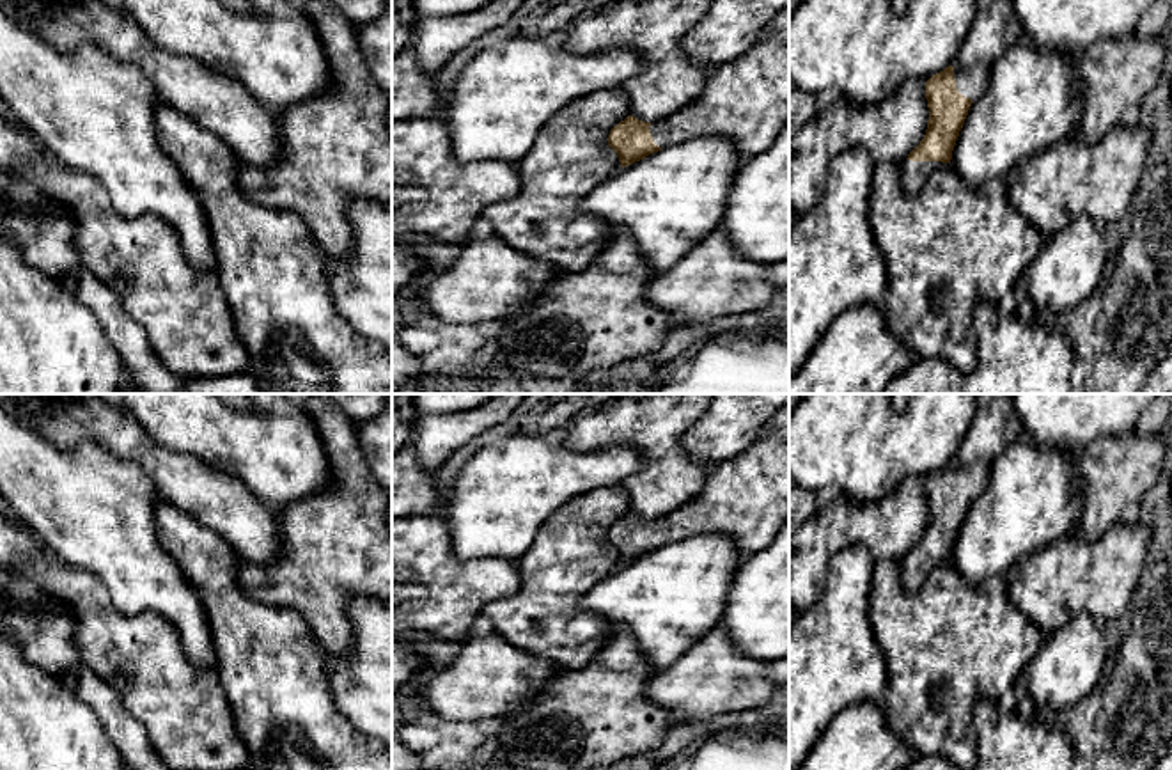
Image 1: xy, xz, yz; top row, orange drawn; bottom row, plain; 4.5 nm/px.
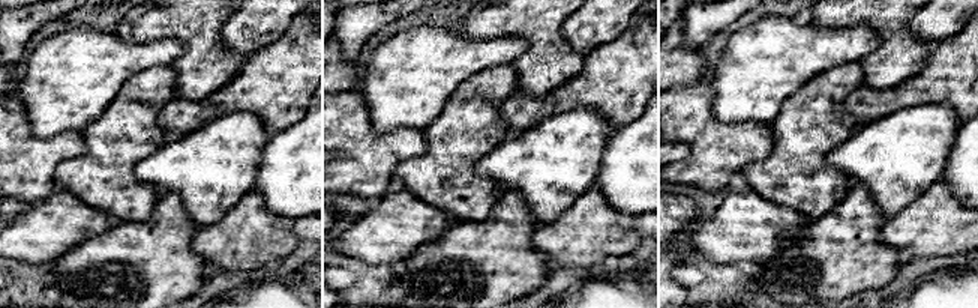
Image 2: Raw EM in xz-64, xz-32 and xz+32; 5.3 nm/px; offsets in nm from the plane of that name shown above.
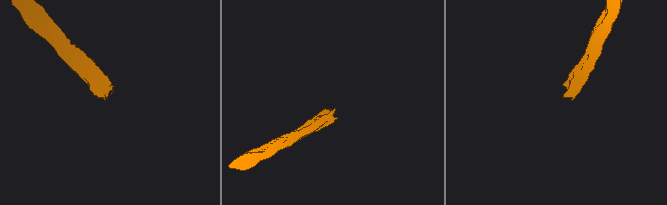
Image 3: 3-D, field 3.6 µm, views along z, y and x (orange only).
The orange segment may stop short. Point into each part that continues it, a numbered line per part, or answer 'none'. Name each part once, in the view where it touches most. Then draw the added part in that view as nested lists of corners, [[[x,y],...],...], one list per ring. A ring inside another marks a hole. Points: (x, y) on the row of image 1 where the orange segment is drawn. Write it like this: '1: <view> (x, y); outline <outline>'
1: yz (995, 27); outline [[[975,0],[970,32],[952,64],[959,94],[977,101],[989,87],[996,60],[1023,39],[1014,0]]]

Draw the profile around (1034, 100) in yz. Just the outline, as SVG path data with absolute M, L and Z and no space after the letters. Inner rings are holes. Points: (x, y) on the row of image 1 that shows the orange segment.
M1027 39L995 64L988 90L972 103L956 140L950 165L970 188L1005 179L1030 154L1074 133L1083 112L1078 57L1059 48L1035 48Z

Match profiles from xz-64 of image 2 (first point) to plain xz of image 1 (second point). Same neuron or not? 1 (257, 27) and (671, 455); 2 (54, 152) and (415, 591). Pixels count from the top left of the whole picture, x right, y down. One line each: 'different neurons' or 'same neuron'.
1: different neurons
2: different neurons

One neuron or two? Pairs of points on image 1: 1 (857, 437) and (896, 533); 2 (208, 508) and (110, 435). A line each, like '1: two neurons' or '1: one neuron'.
1: two neurons
2: one neuron

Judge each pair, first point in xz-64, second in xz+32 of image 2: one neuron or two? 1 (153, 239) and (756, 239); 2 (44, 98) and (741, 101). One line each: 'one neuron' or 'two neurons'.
1: two neurons
2: one neuron

